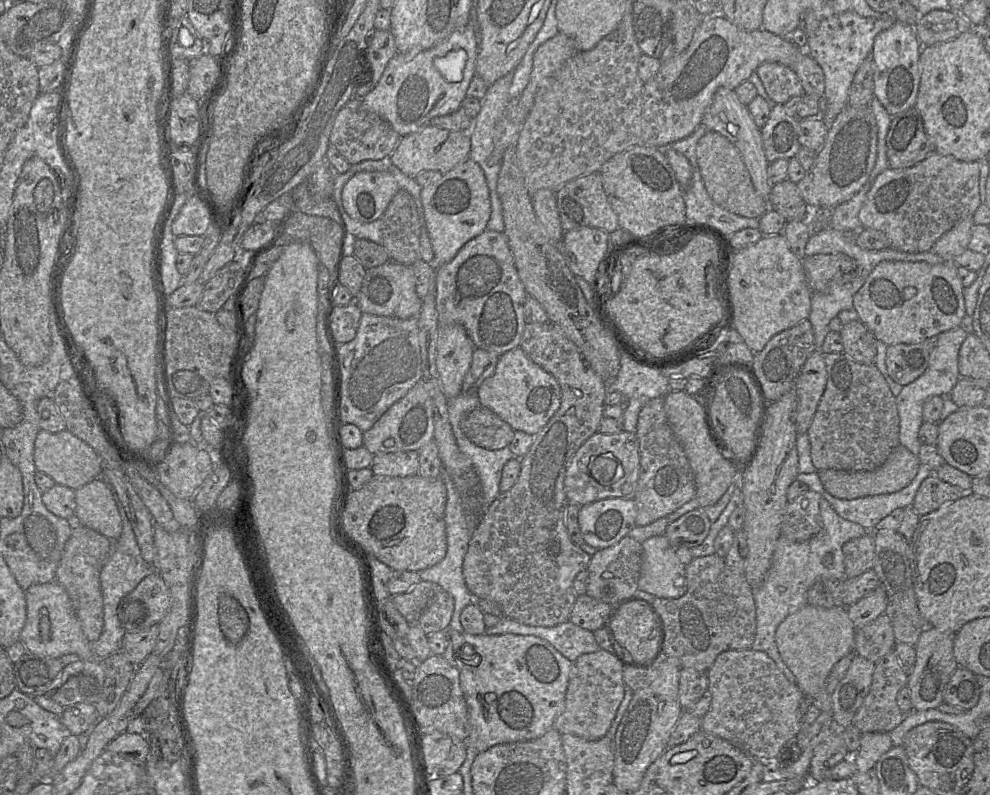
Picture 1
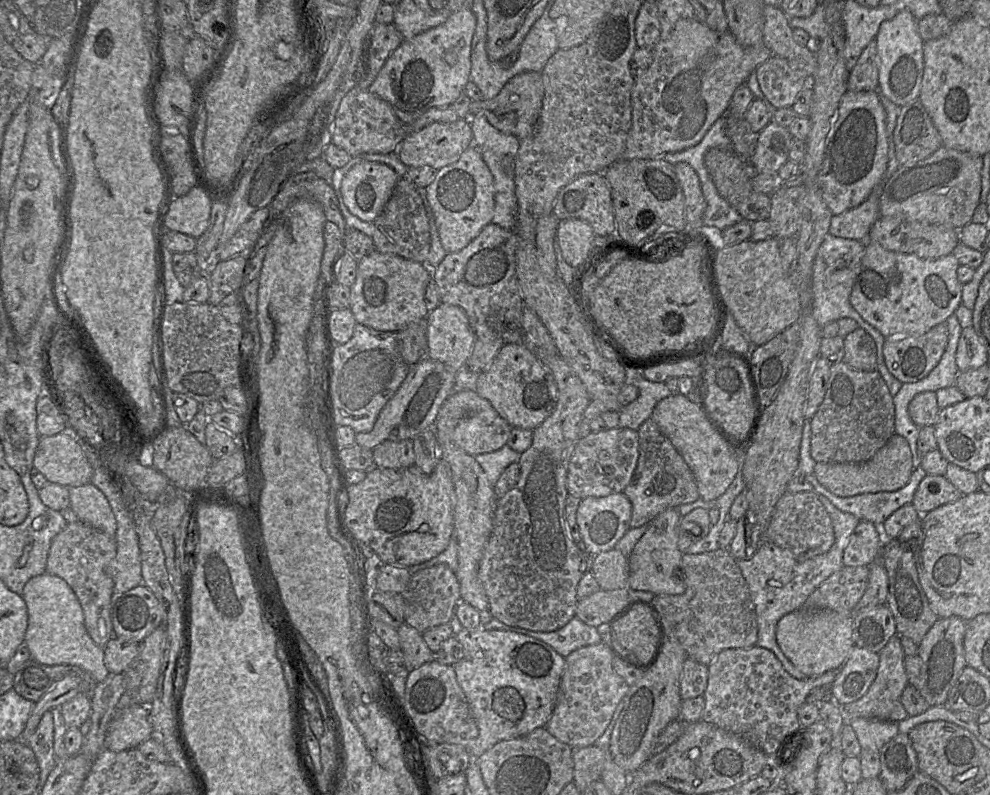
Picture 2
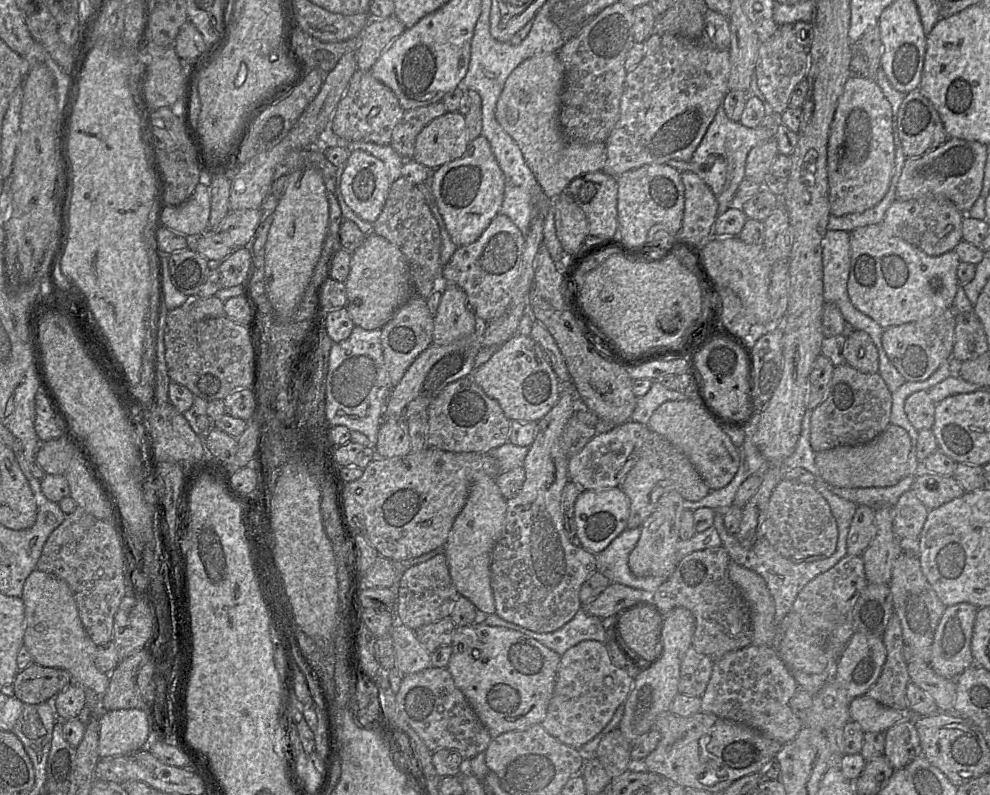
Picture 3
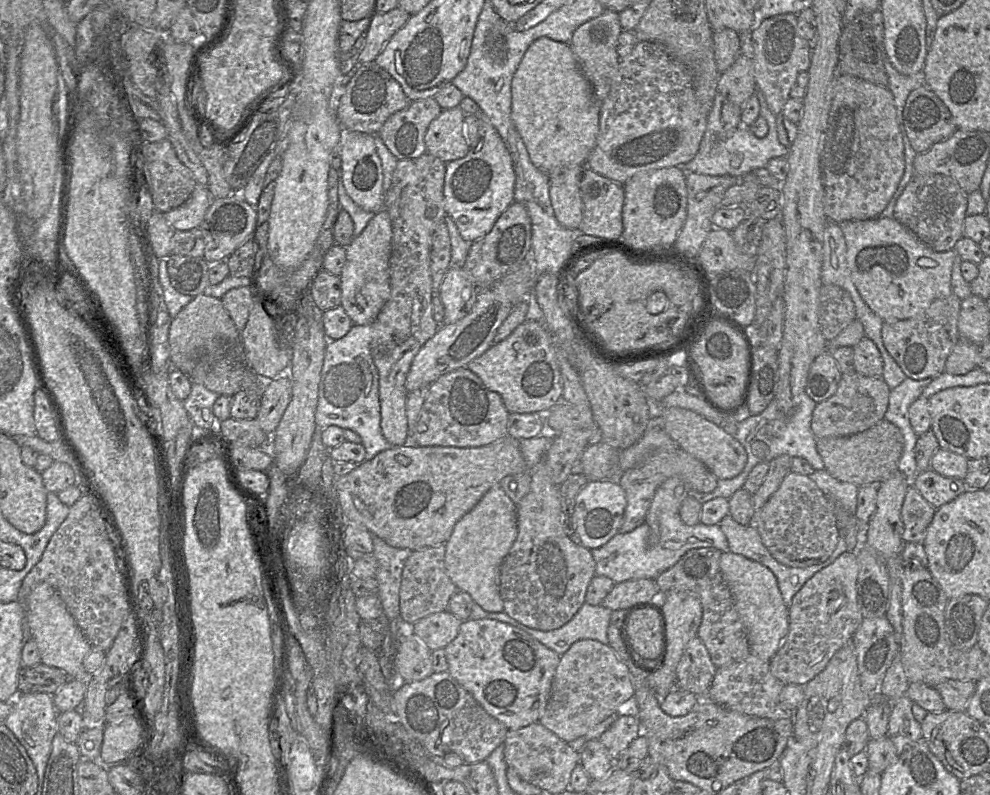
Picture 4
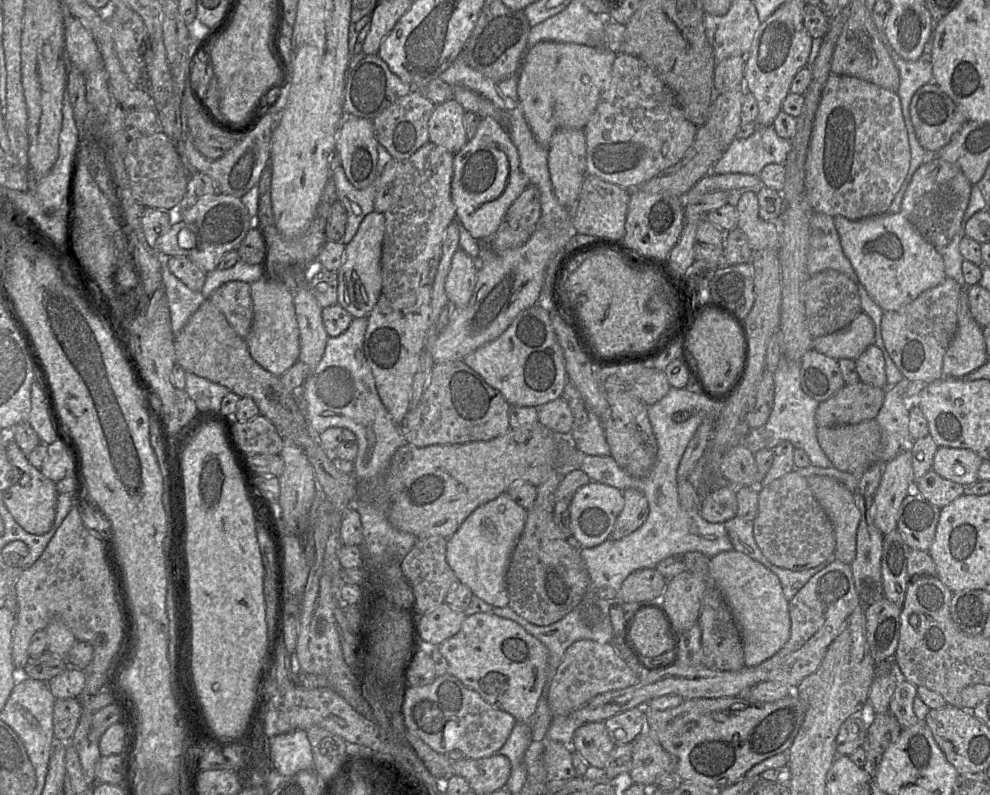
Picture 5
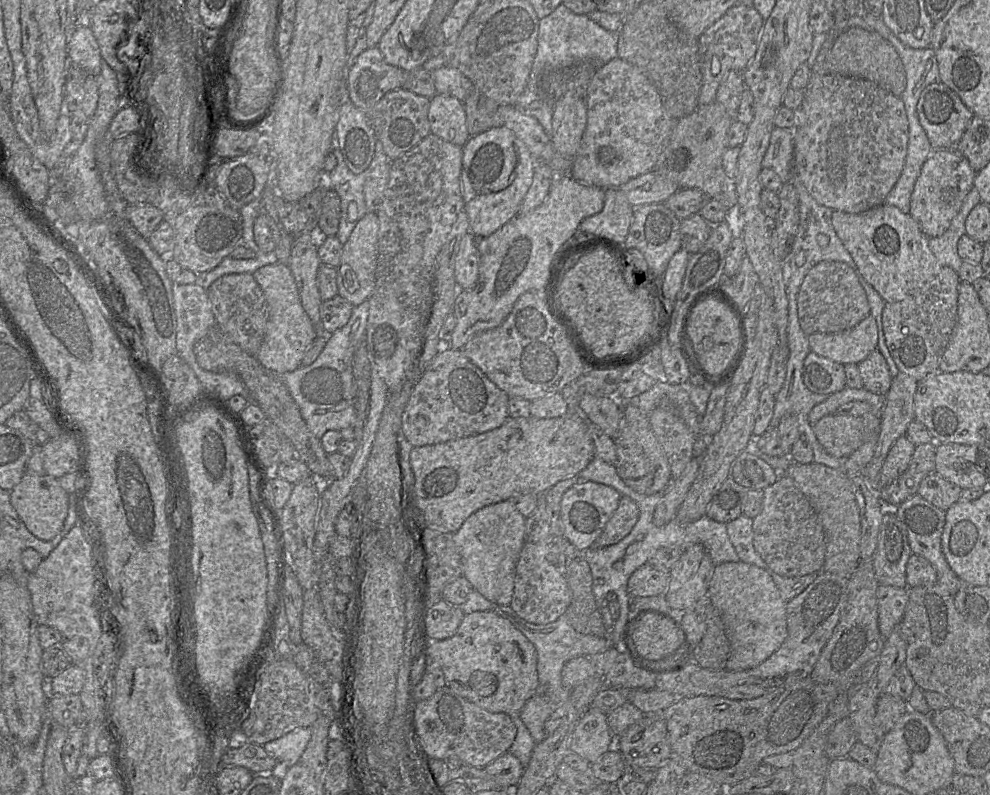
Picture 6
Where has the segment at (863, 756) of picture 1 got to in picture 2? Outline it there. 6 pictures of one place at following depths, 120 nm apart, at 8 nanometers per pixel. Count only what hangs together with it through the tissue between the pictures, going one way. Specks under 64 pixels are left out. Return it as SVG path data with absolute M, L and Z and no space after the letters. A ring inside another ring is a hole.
M863 717L850 721L862 750L877 750L898 733L898 723Z

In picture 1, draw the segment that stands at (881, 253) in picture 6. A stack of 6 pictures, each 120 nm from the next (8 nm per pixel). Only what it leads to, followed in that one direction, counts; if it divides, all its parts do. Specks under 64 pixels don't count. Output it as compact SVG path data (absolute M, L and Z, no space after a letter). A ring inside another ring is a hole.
M953 259L940 264L926 262L880 262L853 297L860 320L887 346L918 343L958 327L966 315L964 286Z

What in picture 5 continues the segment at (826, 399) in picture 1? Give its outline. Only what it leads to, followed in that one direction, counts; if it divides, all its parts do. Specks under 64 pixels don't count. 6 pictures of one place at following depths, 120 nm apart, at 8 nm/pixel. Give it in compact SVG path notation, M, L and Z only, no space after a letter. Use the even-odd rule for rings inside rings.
M861 381L845 384L835 395L819 403L815 414L816 425L851 425L875 419L882 407L885 393L885 389Z

